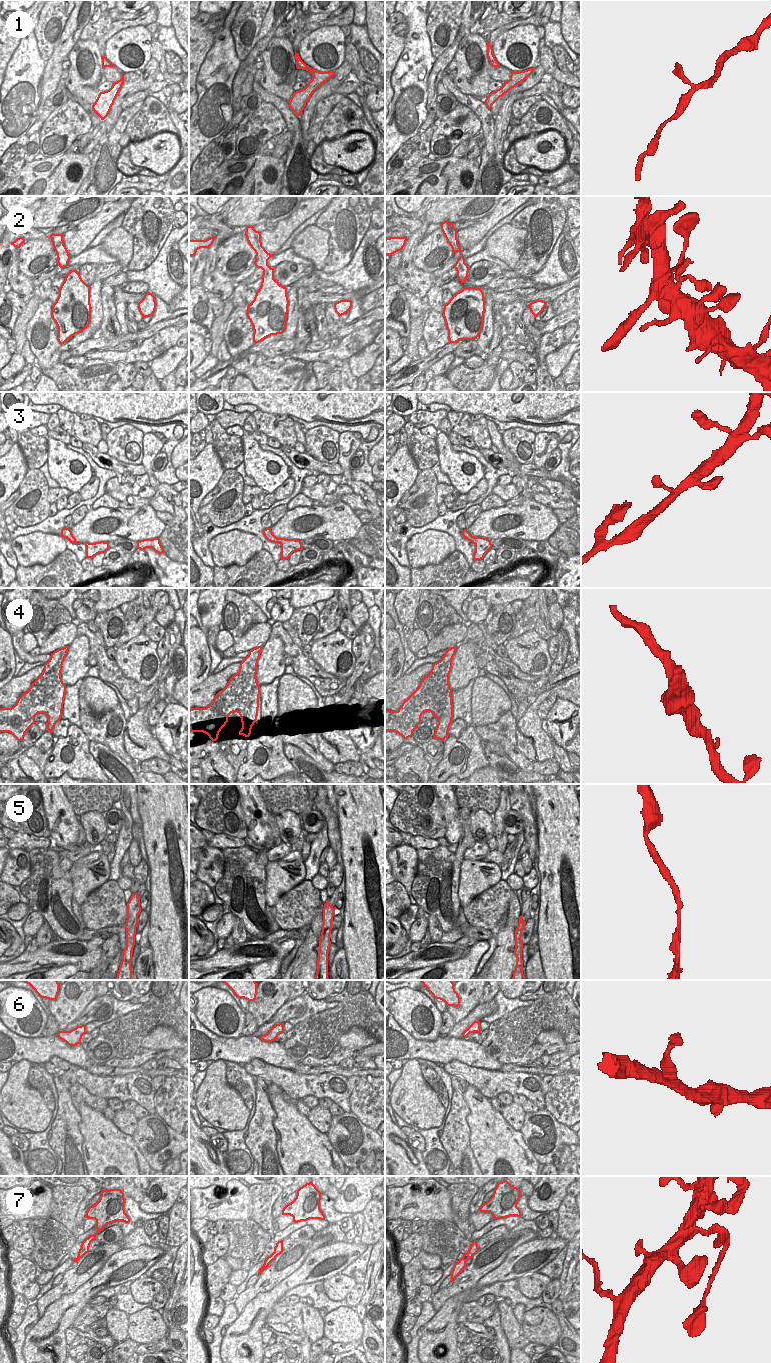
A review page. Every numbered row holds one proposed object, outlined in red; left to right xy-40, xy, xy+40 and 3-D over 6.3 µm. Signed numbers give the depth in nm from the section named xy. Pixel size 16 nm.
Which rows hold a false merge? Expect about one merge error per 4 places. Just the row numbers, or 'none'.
none

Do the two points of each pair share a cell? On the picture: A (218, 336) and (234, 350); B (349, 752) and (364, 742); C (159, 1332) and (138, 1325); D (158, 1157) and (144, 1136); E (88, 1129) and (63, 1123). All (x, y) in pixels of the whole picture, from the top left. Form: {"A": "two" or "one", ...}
{"A": "two", "B": "two", "C": "one", "D": "one", "E": "two"}

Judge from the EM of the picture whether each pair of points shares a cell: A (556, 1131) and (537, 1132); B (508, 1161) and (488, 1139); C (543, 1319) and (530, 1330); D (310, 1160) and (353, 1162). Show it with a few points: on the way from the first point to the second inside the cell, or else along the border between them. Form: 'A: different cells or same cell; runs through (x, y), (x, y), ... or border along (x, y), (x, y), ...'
A: same cell; runs through (546, 1136), (530, 1145), (528, 1140)
B: same cell; runs through (503, 1156), (493, 1144)
C: same cell; runs through (540, 1321), (533, 1328)
D: different cells; border along (329, 1141), (345, 1165)

